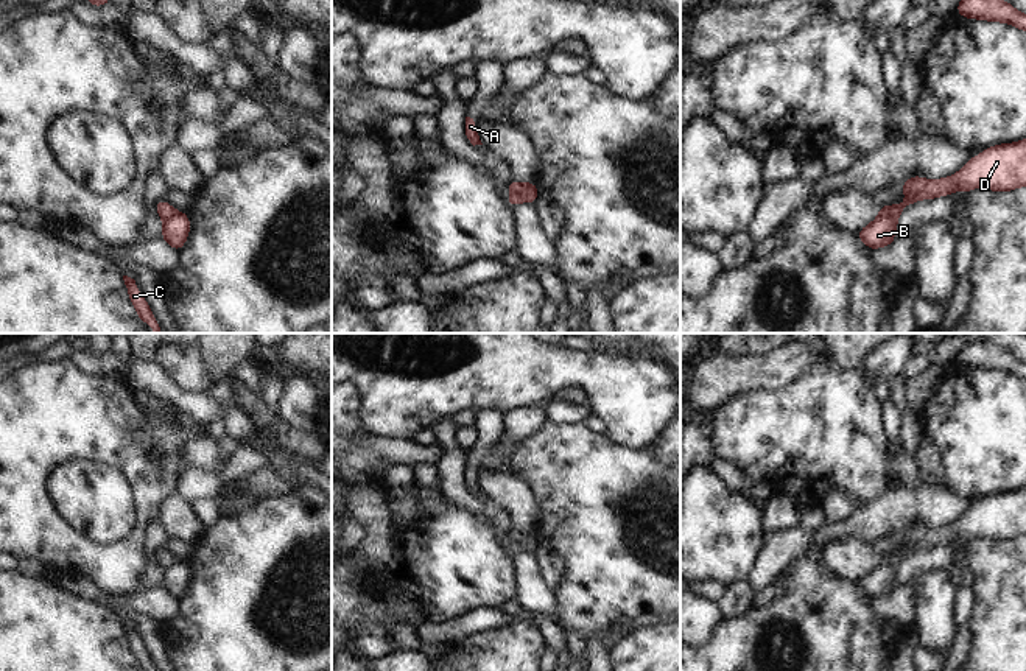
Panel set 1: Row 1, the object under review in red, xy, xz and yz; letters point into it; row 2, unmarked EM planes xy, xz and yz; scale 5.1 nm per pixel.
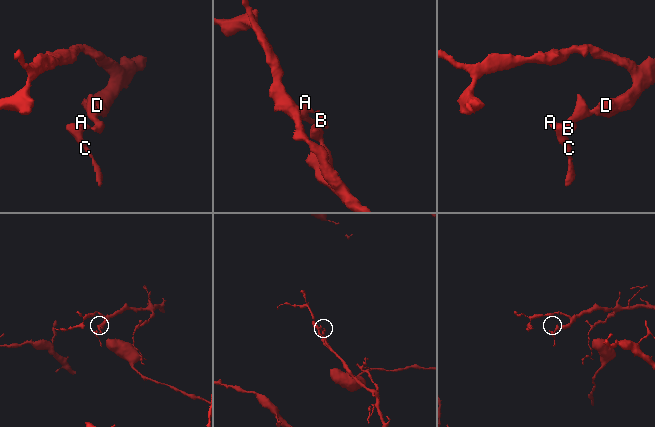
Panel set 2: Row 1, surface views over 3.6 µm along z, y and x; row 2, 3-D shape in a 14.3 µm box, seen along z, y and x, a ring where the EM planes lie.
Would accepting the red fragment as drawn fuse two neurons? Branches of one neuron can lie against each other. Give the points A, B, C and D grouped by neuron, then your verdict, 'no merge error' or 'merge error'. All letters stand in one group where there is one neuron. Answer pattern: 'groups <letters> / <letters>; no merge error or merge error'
groups A B C / D; merge error

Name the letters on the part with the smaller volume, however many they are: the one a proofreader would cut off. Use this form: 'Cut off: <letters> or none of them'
Cut off: A, B, C.

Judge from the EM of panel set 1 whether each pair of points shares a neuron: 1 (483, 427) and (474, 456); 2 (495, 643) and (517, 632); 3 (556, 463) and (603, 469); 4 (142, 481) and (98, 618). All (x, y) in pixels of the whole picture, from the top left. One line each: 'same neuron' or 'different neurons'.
1: same neuron
2: same neuron
3: same neuron
4: different neurons

